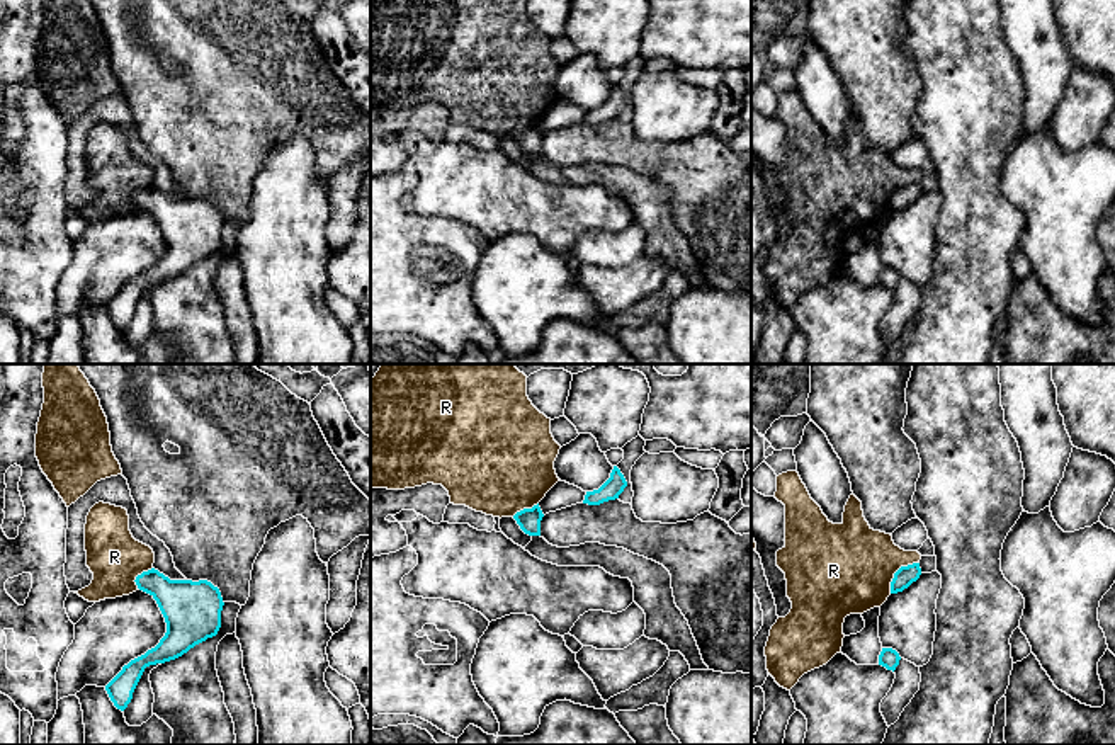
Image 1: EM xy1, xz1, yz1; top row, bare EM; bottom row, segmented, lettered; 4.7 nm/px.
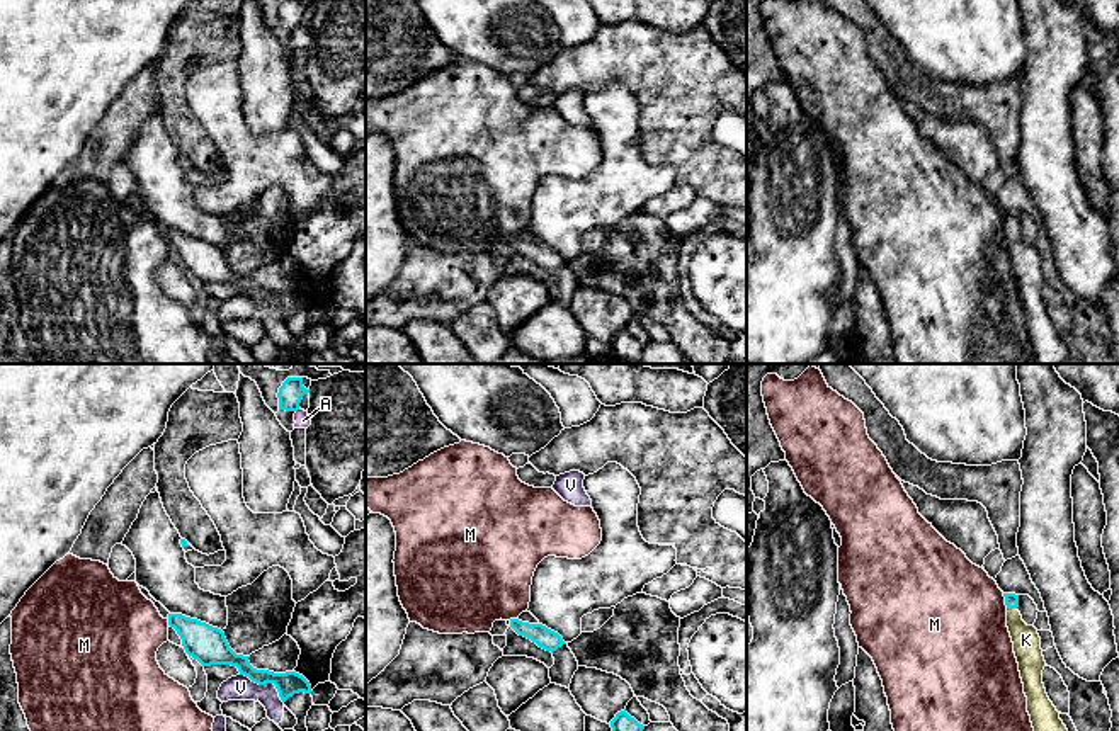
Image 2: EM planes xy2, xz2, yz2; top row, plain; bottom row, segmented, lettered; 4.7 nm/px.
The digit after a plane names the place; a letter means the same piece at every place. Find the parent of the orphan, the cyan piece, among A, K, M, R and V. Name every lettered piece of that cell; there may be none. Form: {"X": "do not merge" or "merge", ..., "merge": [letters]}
{"A": "do not merge", "K": "merge", "M": "do not merge", "R": "do not merge", "V": "do not merge", "merge": ["K"]}

